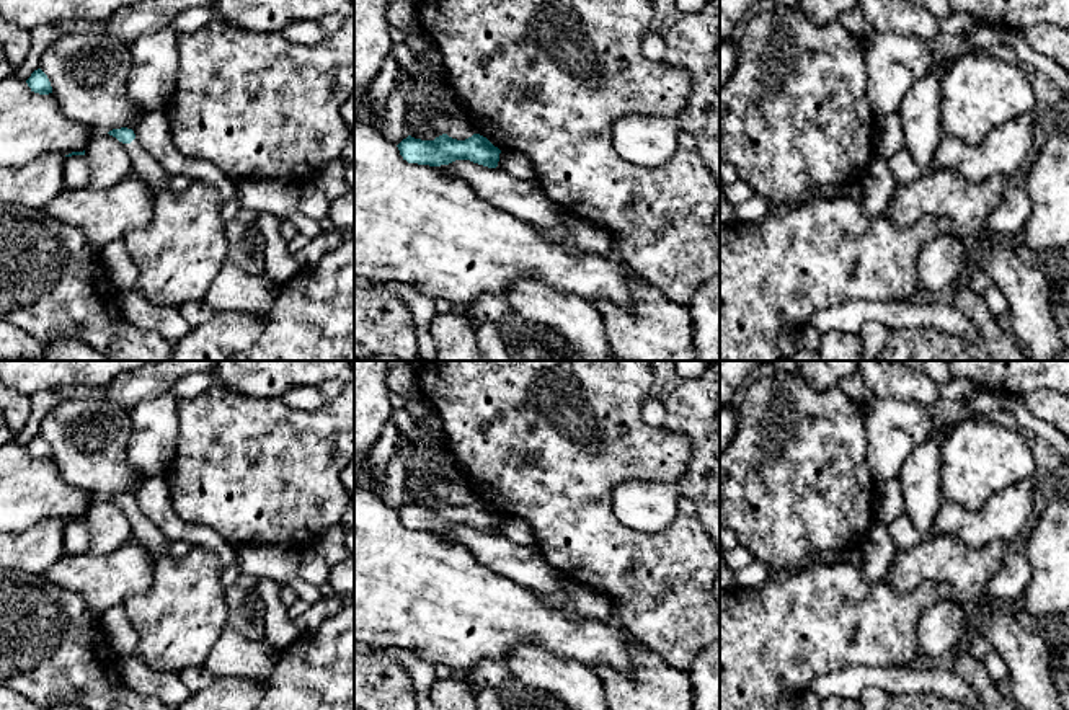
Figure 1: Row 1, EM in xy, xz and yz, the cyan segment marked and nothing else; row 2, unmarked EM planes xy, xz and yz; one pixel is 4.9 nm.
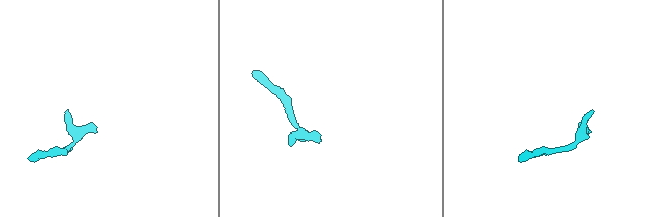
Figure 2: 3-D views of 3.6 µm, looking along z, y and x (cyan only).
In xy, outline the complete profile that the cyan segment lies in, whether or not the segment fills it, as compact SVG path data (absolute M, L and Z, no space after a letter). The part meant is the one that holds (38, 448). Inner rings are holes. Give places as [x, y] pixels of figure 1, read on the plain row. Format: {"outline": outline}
{"outline": "M41 434L34 436L31 442L26 446L26 449L34 459L39 459L39 460L52 459L51 447Z"}

